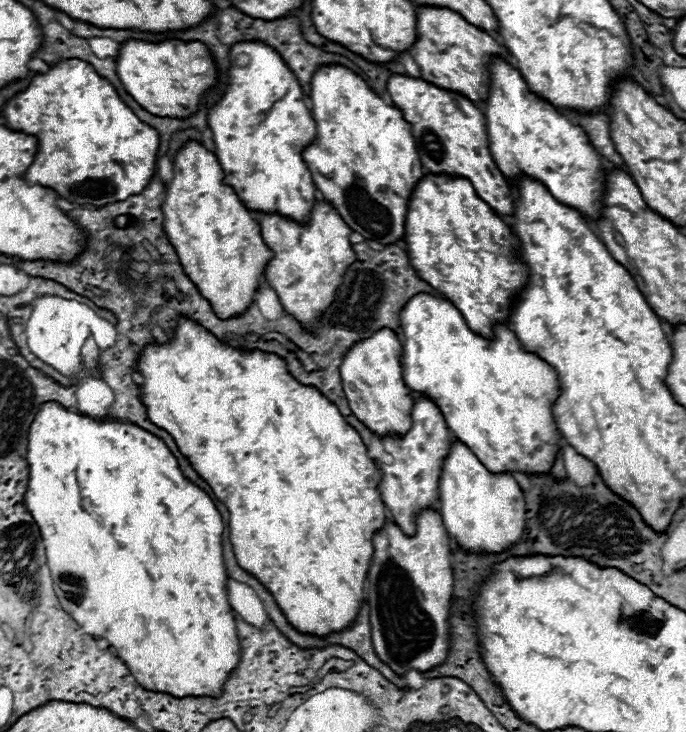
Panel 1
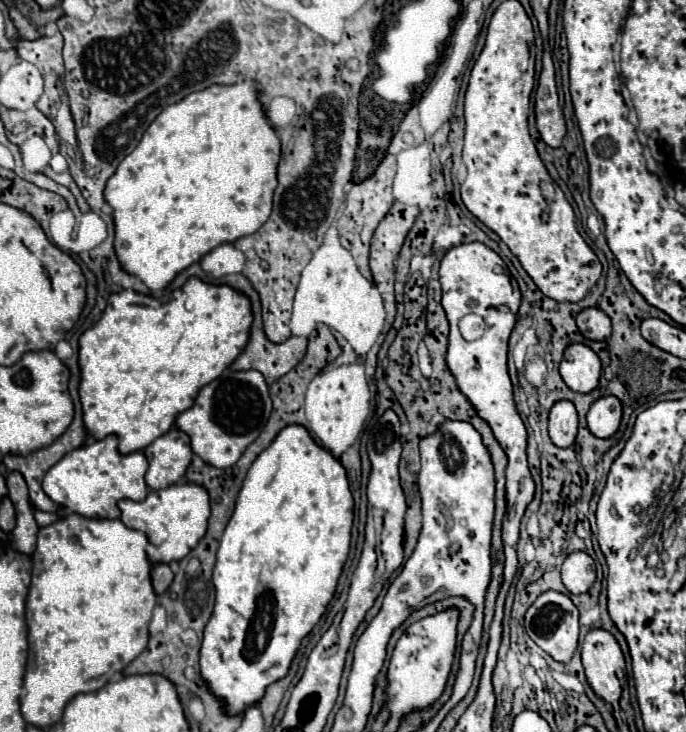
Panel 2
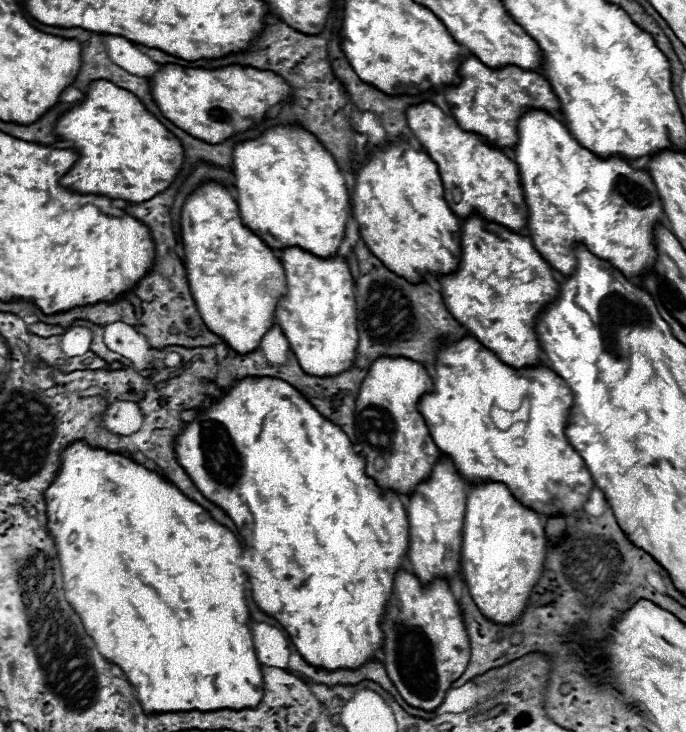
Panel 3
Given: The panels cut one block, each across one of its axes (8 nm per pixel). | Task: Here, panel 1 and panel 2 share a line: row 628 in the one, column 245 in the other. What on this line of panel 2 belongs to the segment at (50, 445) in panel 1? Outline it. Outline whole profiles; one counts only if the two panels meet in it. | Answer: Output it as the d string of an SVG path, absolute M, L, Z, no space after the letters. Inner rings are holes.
M242 82L242 84L232 84L232 86L210 86L206 90L192 92L184 100L164 108L156 116L156 120L148 126L148 130L144 132L140 144L120 162L114 176L110 176L110 180L106 182L104 200L112 208L114 232L116 232L114 250L116 250L116 256L118 256L120 264L122 264L122 270L130 272L132 276L138 276L148 286L148 290L152 290L152 292L164 290L176 278L176 274L180 274L190 264L198 262L202 256L206 256L216 246L232 244L238 238L254 234L256 230L260 230L260 226L268 220L268 216L272 212L272 194L274 194L274 188L278 184L276 182L278 160L280 160L280 140L278 140L276 130L268 124L268 118L266 118L264 108L262 108L262 104L258 100L258 90L256 90L254 82Z

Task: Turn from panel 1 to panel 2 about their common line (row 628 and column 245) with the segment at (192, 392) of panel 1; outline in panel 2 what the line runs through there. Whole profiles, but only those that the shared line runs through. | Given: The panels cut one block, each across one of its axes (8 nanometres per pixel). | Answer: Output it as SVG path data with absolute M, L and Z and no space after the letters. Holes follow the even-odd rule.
M190 278L180 292L174 290L168 300L140 296L134 290L122 290L108 298L102 318L90 326L78 340L80 364L80 402L86 432L102 440L110 434L118 438L118 452L130 454L144 450L158 436L166 434L176 416L188 410L200 388L216 380L246 346L252 324L250 300L230 286L216 286Z

